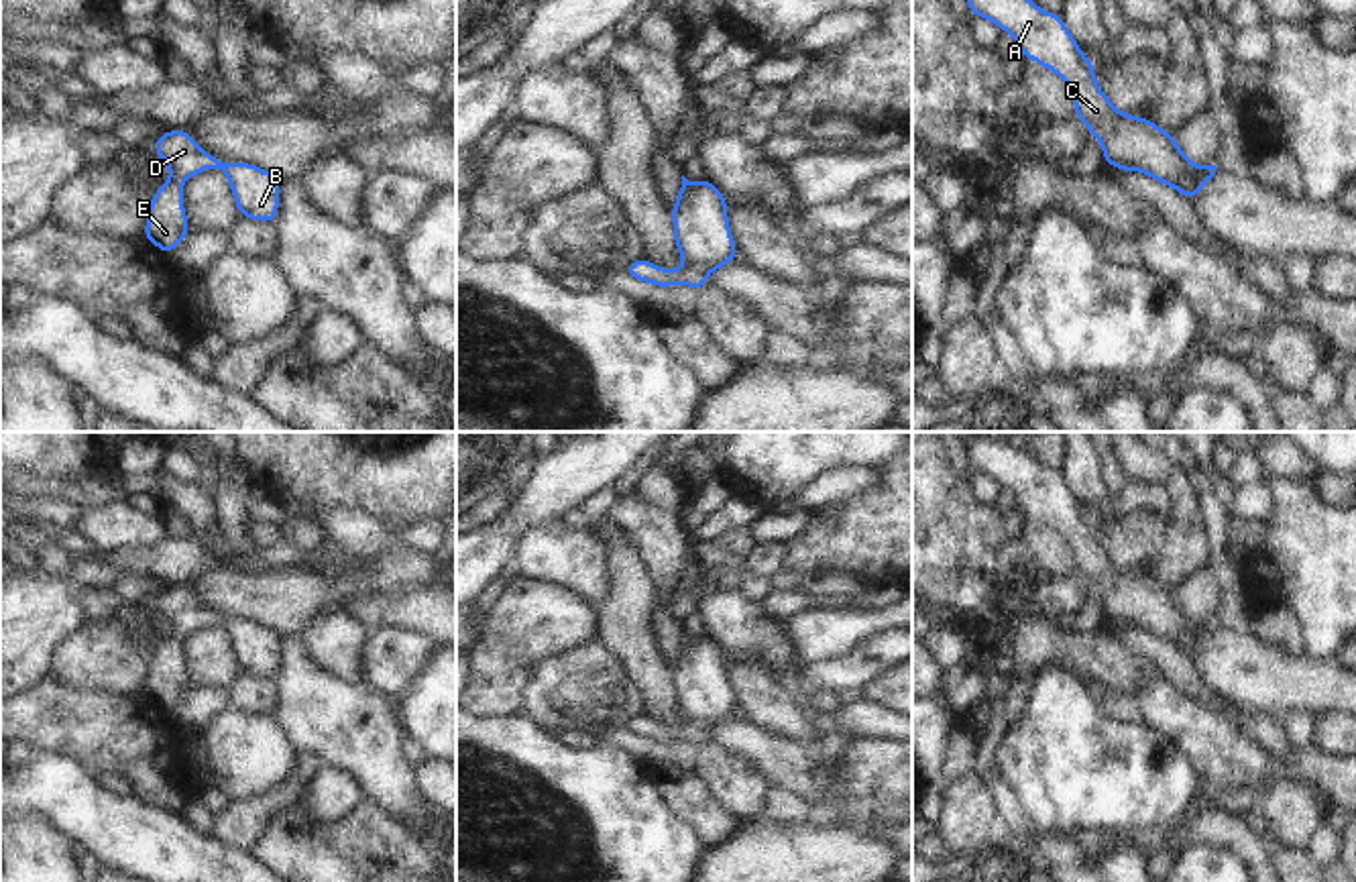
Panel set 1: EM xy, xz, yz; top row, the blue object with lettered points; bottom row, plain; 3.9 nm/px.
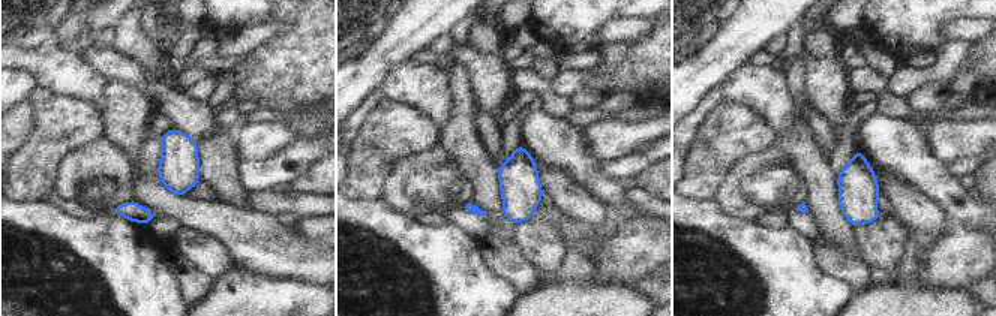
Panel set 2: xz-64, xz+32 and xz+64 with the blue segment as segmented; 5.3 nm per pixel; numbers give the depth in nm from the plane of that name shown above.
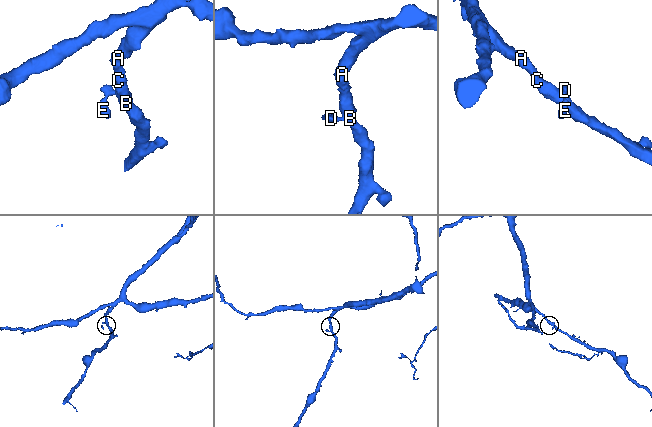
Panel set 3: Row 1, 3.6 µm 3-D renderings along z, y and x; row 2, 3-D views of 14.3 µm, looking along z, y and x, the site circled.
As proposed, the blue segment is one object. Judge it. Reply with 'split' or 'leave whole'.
leave whole

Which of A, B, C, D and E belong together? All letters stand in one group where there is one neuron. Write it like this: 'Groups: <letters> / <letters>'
Groups: A B C D E.

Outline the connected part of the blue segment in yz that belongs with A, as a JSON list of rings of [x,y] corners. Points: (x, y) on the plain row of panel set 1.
[[[959,432],[973,473],[1010,489],[1018,507],[1065,536],[1075,556],[1075,572],[1099,595],[1104,617],[1122,627],[1144,627],[1193,656],[1222,623],[1211,617],[1193,621],[1171,589],[1148,574],[1118,568],[1097,544],[1093,519],[1081,509],[1061,473],[1040,466],[1028,452],[1008,442],[973,438]]]

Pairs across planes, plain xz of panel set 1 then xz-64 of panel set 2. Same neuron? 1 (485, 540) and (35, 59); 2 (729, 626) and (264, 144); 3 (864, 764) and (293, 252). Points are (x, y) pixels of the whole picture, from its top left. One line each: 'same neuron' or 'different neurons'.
1: different neurons
2: different neurons
3: different neurons

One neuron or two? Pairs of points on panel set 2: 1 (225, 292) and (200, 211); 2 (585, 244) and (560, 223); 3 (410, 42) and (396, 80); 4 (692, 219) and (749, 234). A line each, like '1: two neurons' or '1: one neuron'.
1: two neurons
2: one neuron
3: two neurons
4: one neuron

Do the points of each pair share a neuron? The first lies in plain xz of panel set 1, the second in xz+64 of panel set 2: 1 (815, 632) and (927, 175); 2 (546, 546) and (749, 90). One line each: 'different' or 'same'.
1: different
2: same

